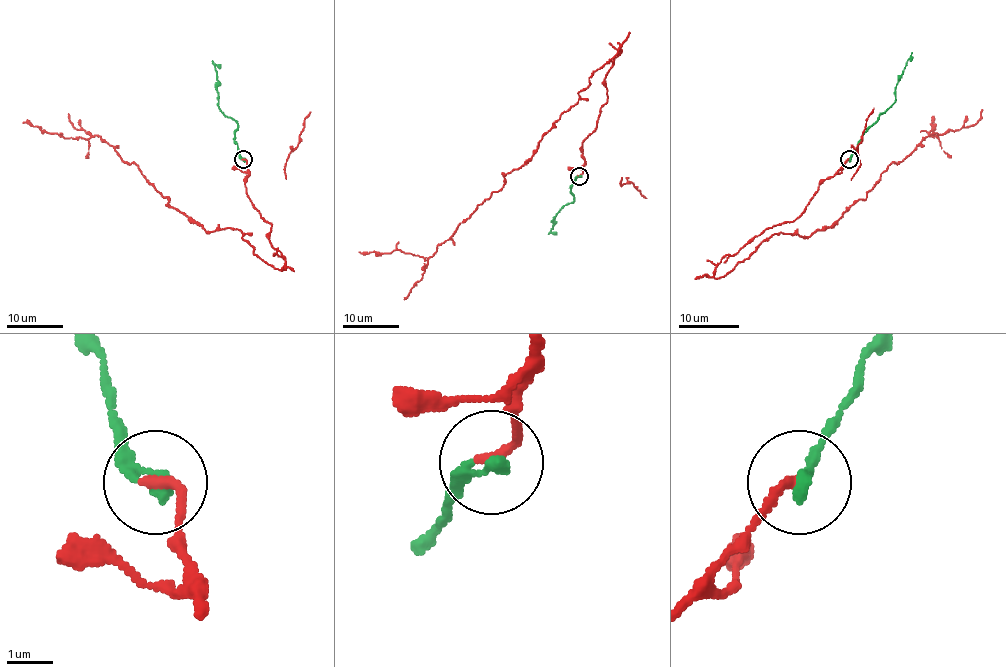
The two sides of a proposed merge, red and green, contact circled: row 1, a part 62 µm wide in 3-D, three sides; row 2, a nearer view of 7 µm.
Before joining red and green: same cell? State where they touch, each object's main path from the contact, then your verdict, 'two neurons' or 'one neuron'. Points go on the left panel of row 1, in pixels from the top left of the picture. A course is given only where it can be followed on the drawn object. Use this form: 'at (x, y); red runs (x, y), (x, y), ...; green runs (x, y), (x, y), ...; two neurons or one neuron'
at (243, 159); red runs (244, 159), (245, 192), (272, 225), (283, 268), (238, 229), (206, 232), (96, 135), (23, 121); green runs (244, 159), (235, 141), (238, 124), (219, 106), (217, 74), (212, 60); one neuron

